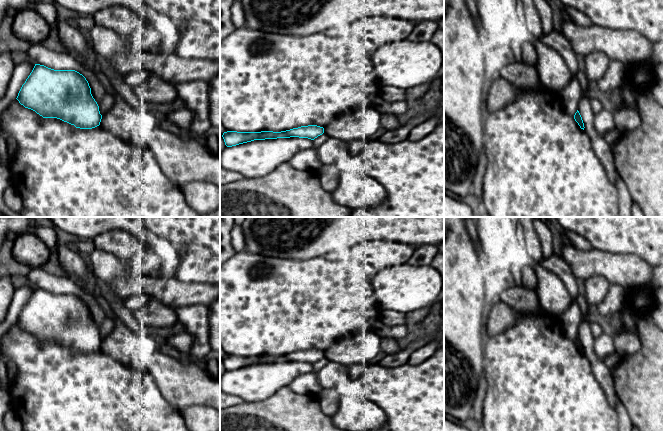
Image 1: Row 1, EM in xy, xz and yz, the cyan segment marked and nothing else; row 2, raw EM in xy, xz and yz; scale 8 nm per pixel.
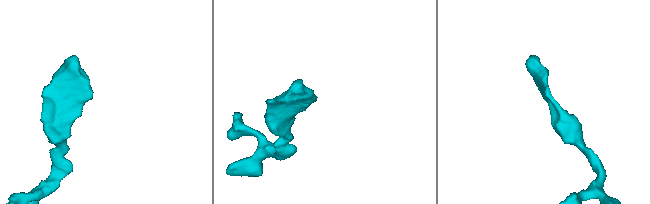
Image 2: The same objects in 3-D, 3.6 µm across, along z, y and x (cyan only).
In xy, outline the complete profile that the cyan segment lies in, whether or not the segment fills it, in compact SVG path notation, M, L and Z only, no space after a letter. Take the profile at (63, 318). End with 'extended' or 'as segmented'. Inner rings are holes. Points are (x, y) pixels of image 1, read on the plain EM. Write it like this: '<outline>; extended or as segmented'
M35 288L16 323L25 332L35 335L43 342L57 342L80 353L95 352L102 343L88 305L75 294L54 294Z; as segmented

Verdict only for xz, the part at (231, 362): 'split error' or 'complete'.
complete

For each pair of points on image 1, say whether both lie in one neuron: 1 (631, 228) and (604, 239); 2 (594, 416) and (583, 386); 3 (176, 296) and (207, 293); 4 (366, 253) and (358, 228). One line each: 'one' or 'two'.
1: one
2: one
3: one
4: two

